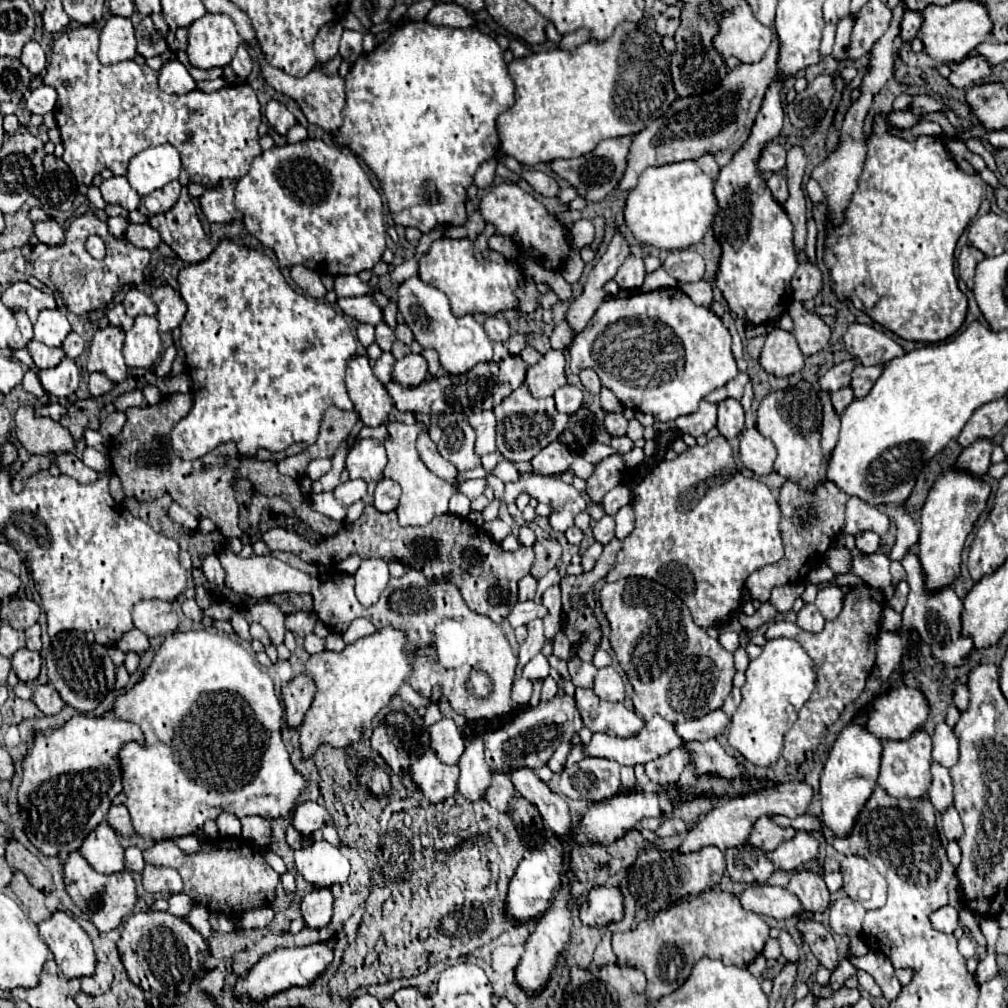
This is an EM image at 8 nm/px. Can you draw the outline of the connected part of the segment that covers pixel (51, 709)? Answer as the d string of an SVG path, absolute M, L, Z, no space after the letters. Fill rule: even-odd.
M50 682L44 684L44 686L38 686L38 688L34 690L32 700L34 700L34 704L36 704L44 714L48 714L48 716L58 714L60 708L64 706L60 694L56 692L56 688L54 688Z

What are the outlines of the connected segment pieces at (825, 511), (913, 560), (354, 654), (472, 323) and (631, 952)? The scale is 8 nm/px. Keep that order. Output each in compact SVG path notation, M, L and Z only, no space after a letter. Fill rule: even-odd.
M792 480L784 482L784 486L780 488L780 498L778 498L778 504L782 510L780 532L782 532L782 540L784 540L784 558L760 568L760 572L752 572L746 578L746 590L750 592L750 596L754 600L768 602L772 588L784 586L784 584L794 584L794 582L800 582L806 578L810 568L816 566L822 560L824 552L830 548L832 536L836 536L844 528L846 500L848 500L848 494L846 492L840 494L840 488L830 480L820 482L812 490L802 490ZM792 532L800 532L800 536L804 540L804 544L800 548L792 546Z
M910 552L902 560L902 566L906 568L906 574L908 574L906 580L910 584L910 594L908 594L908 604L902 610L900 632L904 632L906 628L914 628L920 634L920 638L932 648L932 656L946 666L966 664L970 660L970 652L974 650L974 644L972 644L970 636L962 636L960 616L962 616L964 606L960 604L960 598L954 594L954 590L950 586L942 588L938 592L926 592L922 568L920 568L918 556L914 552Z
M388 626L348 644L342 652L322 650L310 656L306 674L318 684L318 692L300 726L300 748L306 758L312 756L320 744L344 748L352 740L360 740L362 732L372 726L372 718L390 704L392 694L396 694L412 674L406 642L406 632Z
M418 276L402 282L398 286L396 306L402 312L406 324L414 332L414 338L424 346L432 348L440 354L440 364L450 374L464 374L478 362L490 362L492 360L492 342L486 336L484 328L474 320L474 316L462 316L456 318L450 312L450 302L444 292L438 288L424 284Z
M714 886L650 916L630 932L614 932L612 948L618 966L632 966L646 974L646 996L658 1000L680 988L702 956L722 960L726 966L746 968L762 952L768 938L768 924L760 914L744 910L734 894Z

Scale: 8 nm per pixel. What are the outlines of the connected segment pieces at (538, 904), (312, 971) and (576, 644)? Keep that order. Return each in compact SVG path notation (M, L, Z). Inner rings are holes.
M550 838L540 850L532 850L526 858L522 858L520 866L516 868L516 874L510 880L506 902L504 902L504 916L512 918L518 924L538 920L544 910L550 906L550 900L554 898L554 888L560 884L560 874L564 866L564 848L558 838Z
M328 942L312 944L306 948L278 948L270 956L262 956L262 960L254 964L254 968L250 968L244 976L240 976L232 994L242 1002L254 1000L260 1004L270 996L288 990L292 986L310 986L326 970L330 960L332 960L332 948Z
M618 538L610 540L604 548L604 554L600 556L598 564L594 566L594 570L586 572L586 574L580 574L580 576L566 576L562 578L560 586L562 586L562 610L566 614L566 626L564 626L564 632L574 648L574 652L580 656L580 660L584 662L592 662L594 658L594 652L596 648L600 646L600 638L602 638L602 628L594 616L594 606L596 606L596 600L594 600L594 584L604 578L616 564L616 554L620 552L622 548L622 542Z

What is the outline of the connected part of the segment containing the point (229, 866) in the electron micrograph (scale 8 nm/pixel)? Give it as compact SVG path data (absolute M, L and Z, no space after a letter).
M172 840L156 842L144 850L144 862L178 870L184 880L184 894L210 912L226 914L230 920L240 918L248 910L270 906L276 896L276 886L280 884L280 874L266 864L264 856L240 840L222 840L222 848L206 842L198 854L184 854Z

